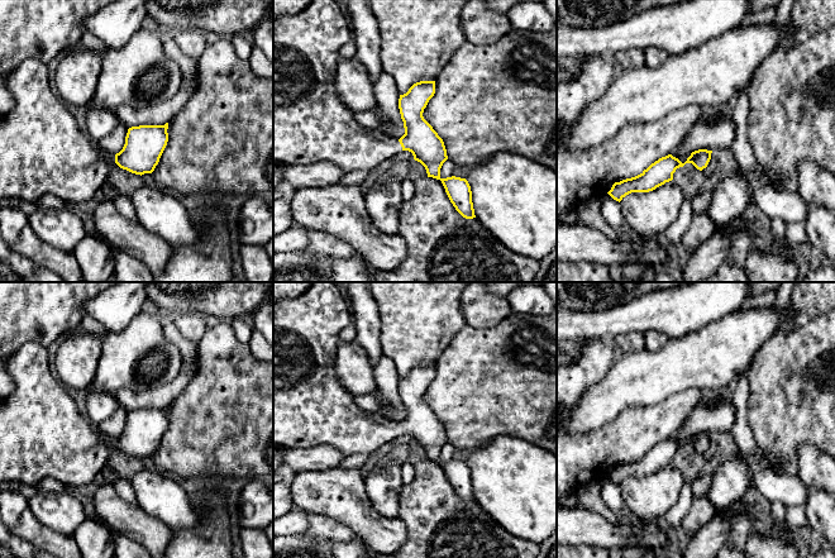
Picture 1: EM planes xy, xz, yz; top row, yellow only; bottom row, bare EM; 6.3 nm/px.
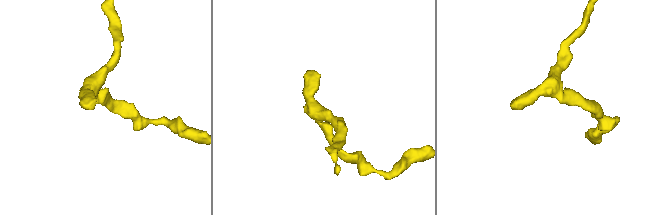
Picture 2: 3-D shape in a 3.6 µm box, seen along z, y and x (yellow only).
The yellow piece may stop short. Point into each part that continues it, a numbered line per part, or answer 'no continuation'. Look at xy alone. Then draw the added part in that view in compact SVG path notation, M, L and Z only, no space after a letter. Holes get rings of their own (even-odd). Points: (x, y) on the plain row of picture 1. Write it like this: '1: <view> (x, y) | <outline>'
1: xy (43, 434) | M35 342L22 345L6 363L14 390L0 399L0 485L37 485L47 477L65 483L70 490L89 485L105 467L115 445L115 439L108 439L84 415L73 397L73 392L56 378L49 368L47 348Z

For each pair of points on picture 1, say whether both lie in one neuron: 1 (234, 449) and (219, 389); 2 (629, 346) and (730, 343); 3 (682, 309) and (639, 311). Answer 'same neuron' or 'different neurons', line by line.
1: same neuron
2: different neurons
3: same neuron

